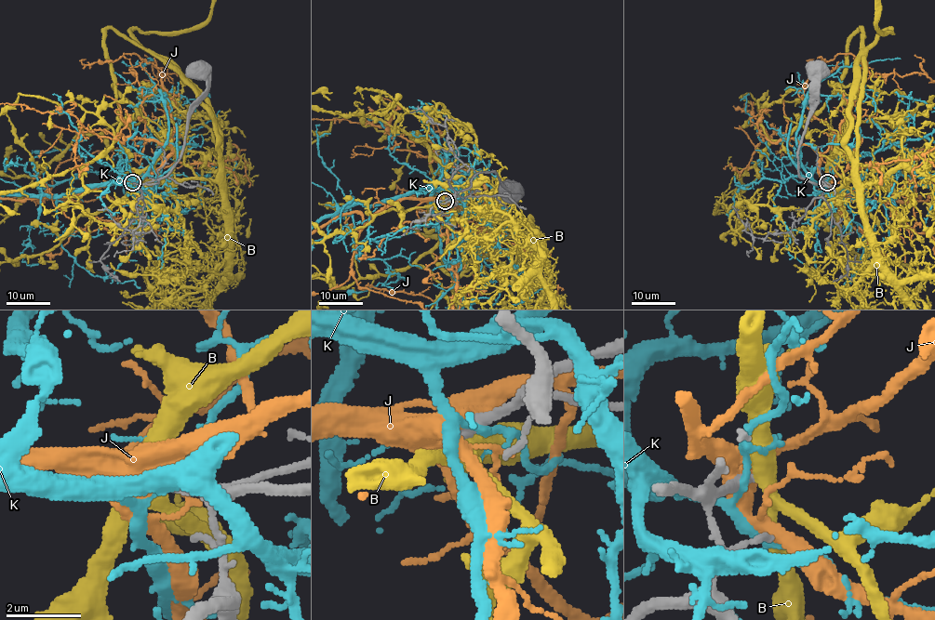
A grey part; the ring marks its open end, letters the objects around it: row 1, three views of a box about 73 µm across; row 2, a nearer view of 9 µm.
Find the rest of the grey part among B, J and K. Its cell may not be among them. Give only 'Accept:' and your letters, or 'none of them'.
Accept: none of them

